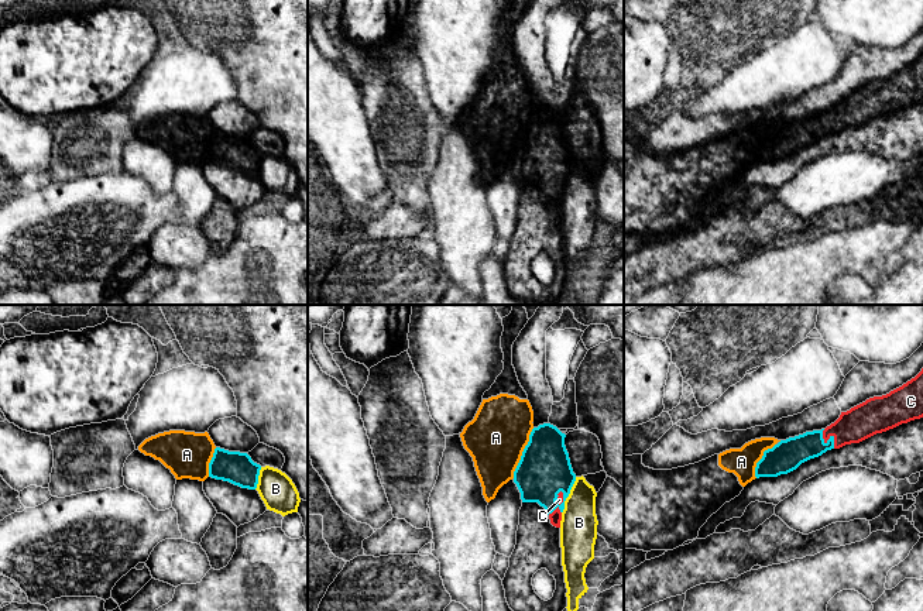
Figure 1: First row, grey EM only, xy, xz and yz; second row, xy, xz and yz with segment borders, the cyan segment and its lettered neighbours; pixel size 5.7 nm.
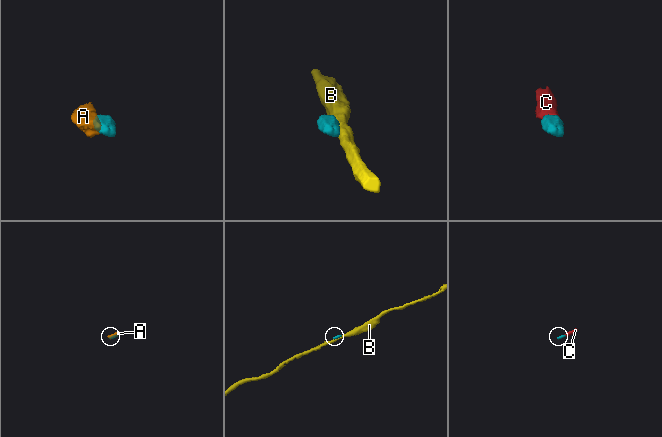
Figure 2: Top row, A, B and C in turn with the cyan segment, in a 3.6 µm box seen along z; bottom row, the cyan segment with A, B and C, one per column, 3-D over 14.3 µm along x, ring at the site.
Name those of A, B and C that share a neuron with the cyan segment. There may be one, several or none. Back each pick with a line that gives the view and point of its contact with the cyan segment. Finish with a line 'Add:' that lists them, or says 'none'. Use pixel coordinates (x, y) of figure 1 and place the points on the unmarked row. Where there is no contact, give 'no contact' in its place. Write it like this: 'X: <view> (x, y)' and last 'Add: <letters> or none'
C: yz (829, 123)
Add: C

